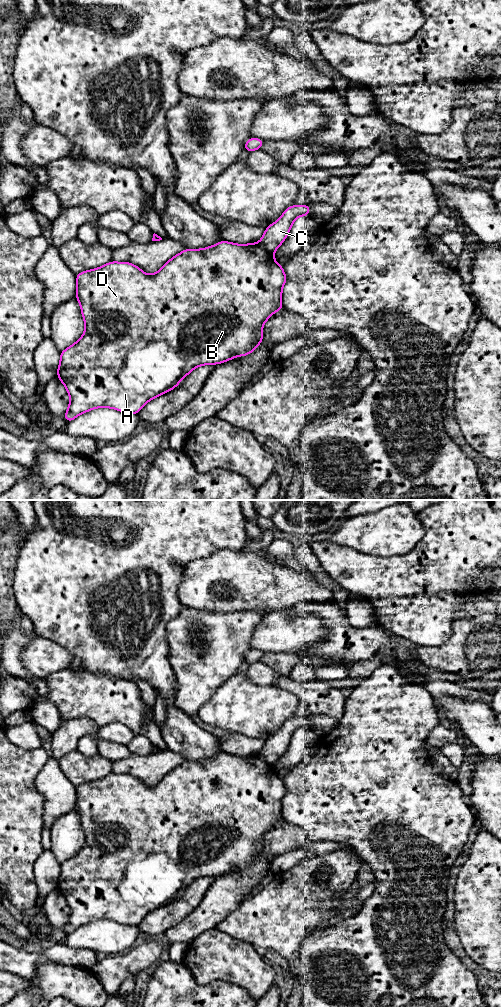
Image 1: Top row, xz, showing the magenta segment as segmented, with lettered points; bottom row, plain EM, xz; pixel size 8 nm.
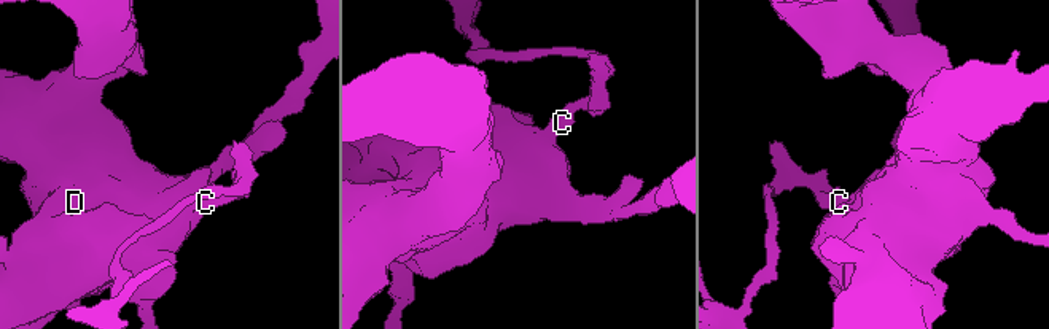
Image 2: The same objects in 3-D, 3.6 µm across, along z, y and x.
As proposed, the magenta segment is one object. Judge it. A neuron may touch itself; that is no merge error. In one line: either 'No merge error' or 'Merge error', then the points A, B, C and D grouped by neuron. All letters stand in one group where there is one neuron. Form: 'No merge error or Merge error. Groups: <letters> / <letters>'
Merge error. Groups: A B D / C

